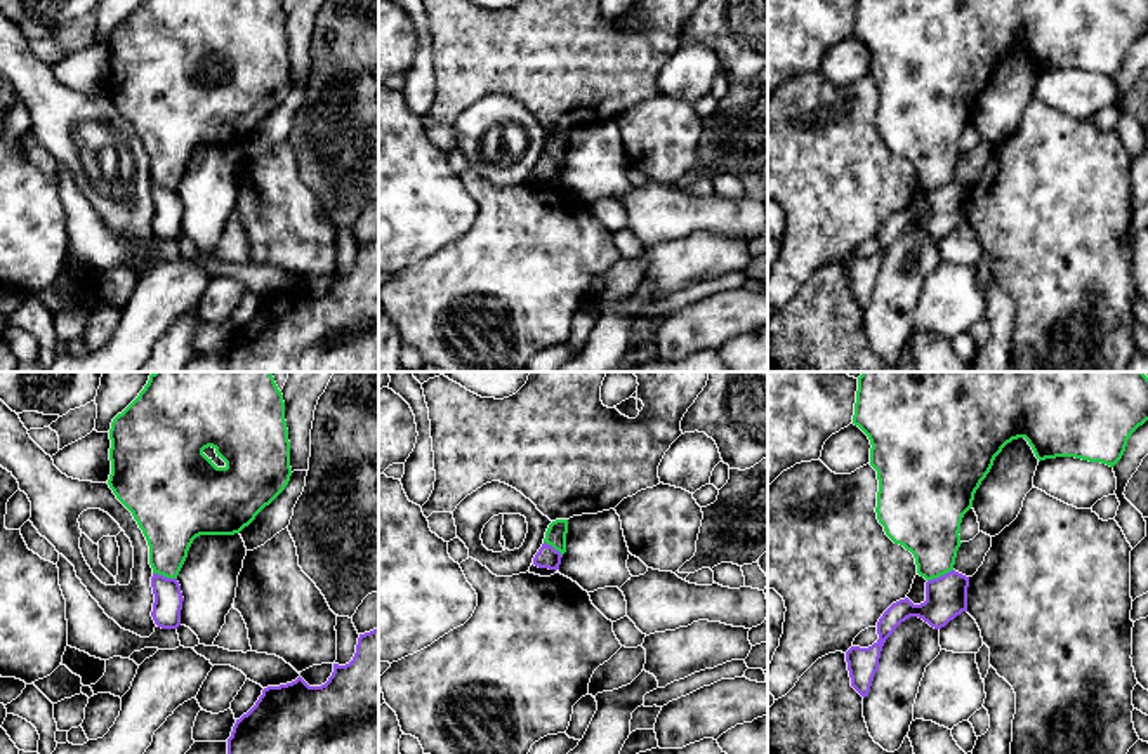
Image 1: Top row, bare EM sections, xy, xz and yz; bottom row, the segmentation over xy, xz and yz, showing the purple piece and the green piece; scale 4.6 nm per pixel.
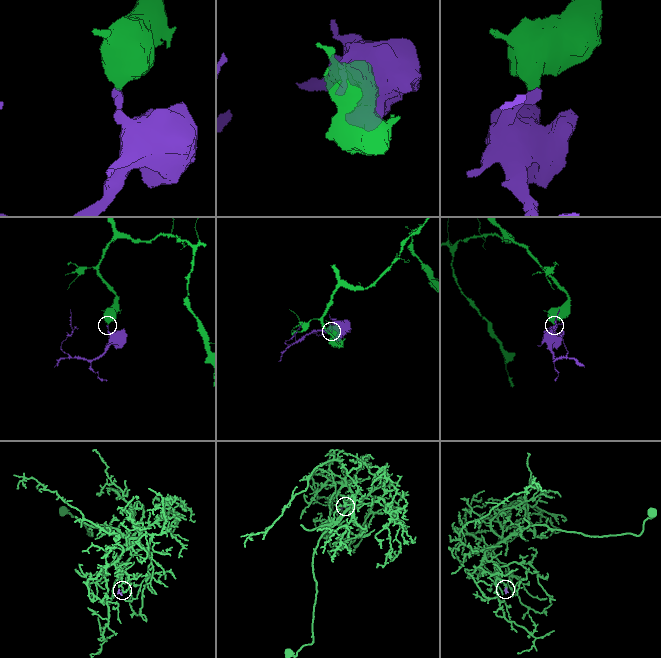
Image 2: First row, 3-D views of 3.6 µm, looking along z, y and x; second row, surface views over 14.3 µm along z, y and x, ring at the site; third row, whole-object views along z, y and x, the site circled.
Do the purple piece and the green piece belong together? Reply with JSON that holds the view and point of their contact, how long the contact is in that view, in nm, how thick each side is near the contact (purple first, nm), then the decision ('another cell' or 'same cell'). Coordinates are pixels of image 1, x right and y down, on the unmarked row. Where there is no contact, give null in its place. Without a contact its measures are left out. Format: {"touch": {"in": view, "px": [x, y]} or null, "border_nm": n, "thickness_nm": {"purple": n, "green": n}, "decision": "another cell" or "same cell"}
{"touch": {"in": "yz", "px": [942, 186]}, "border_nm": 130, "thickness_nm": {"purple": 190, "green": 300}, "decision": "another cell"}

